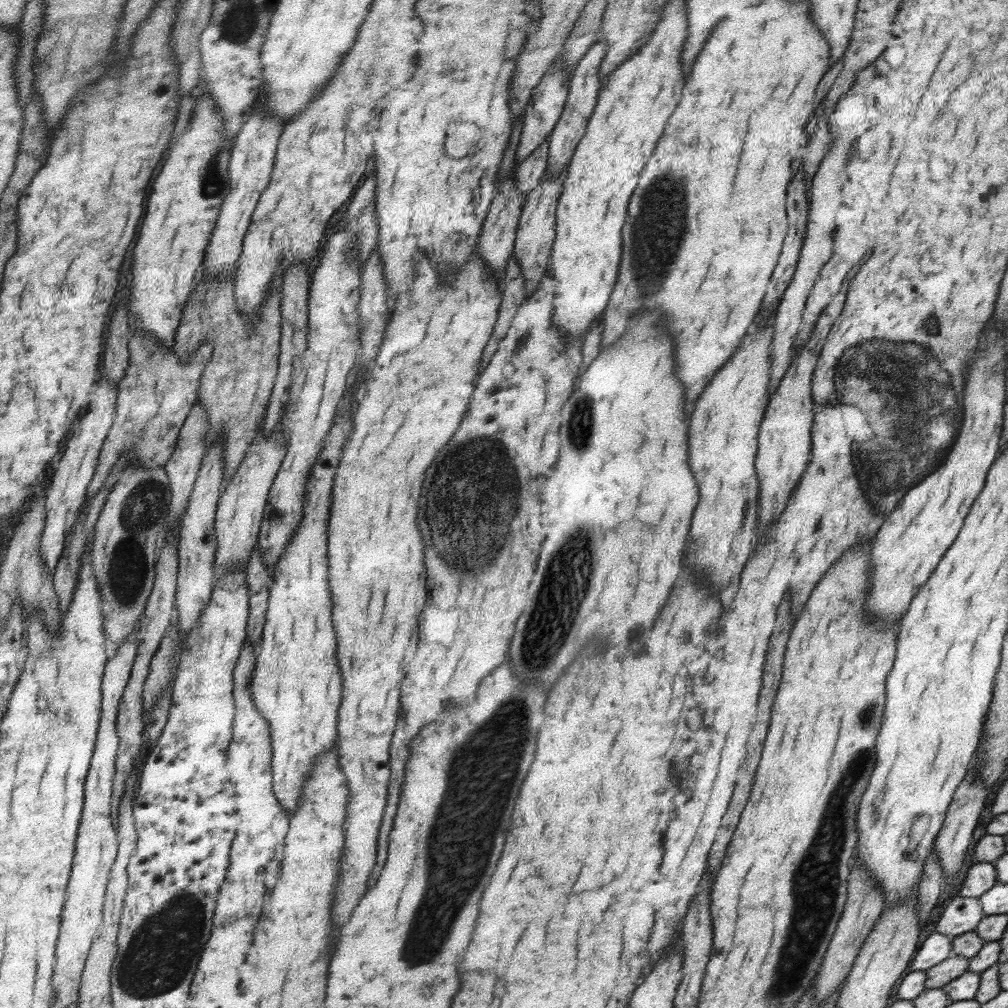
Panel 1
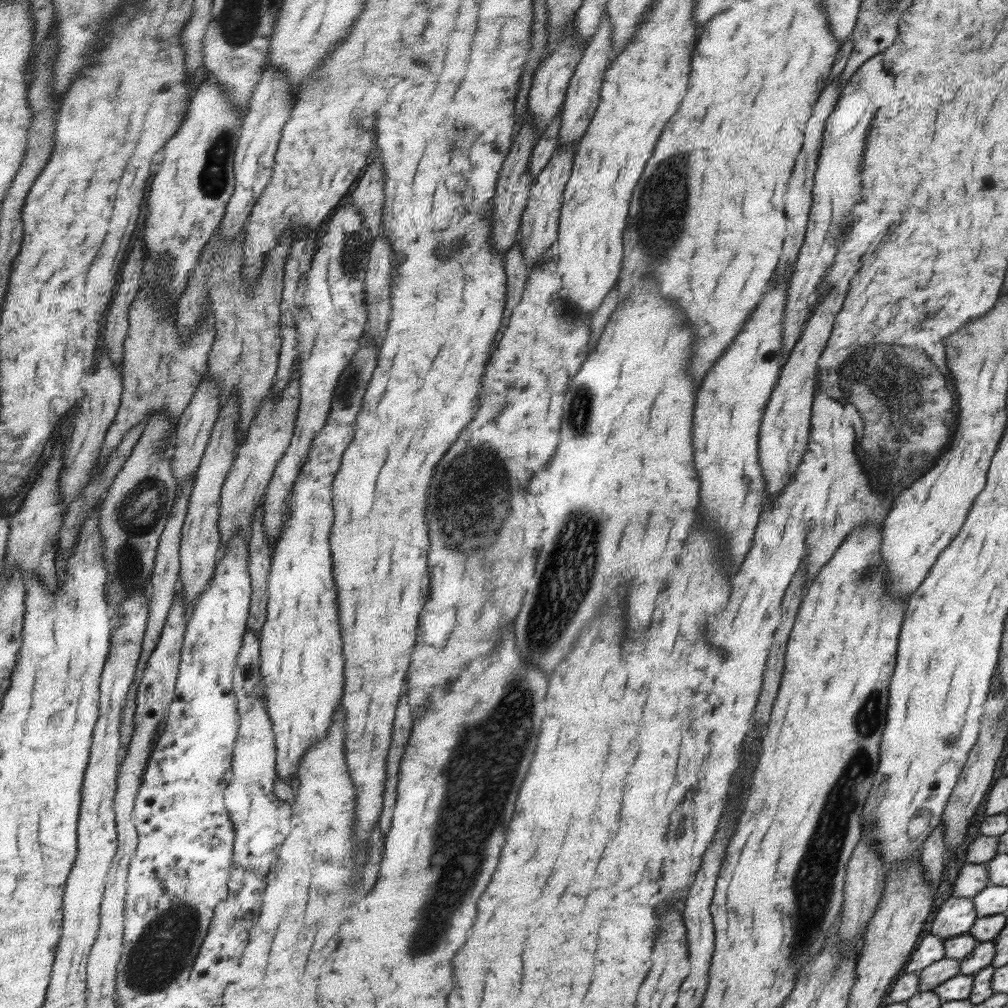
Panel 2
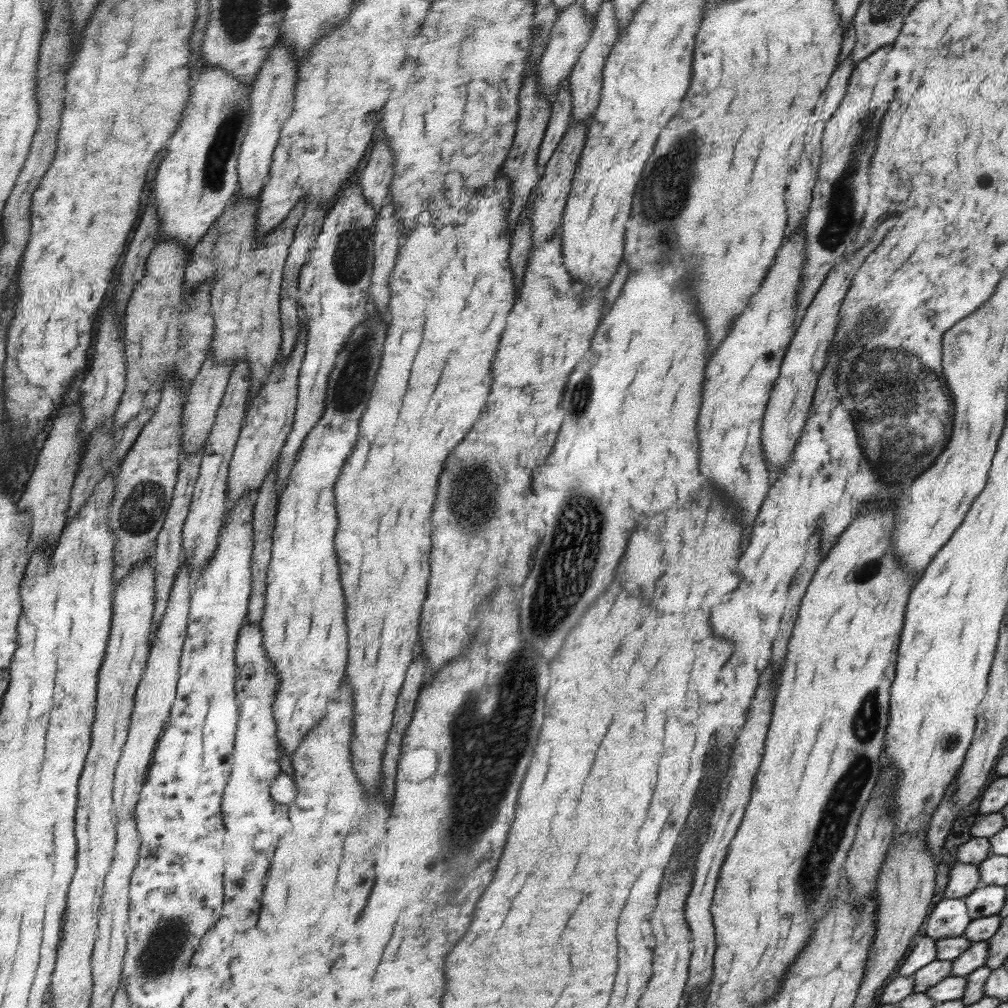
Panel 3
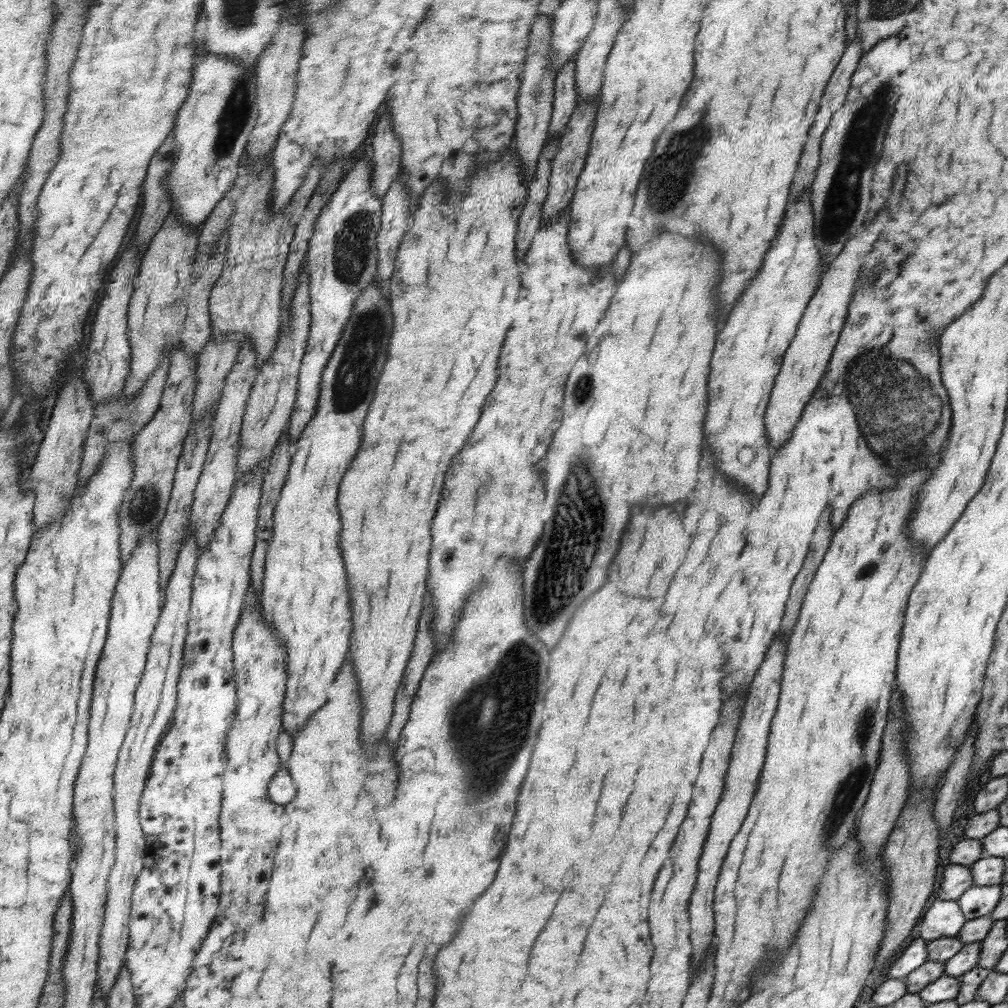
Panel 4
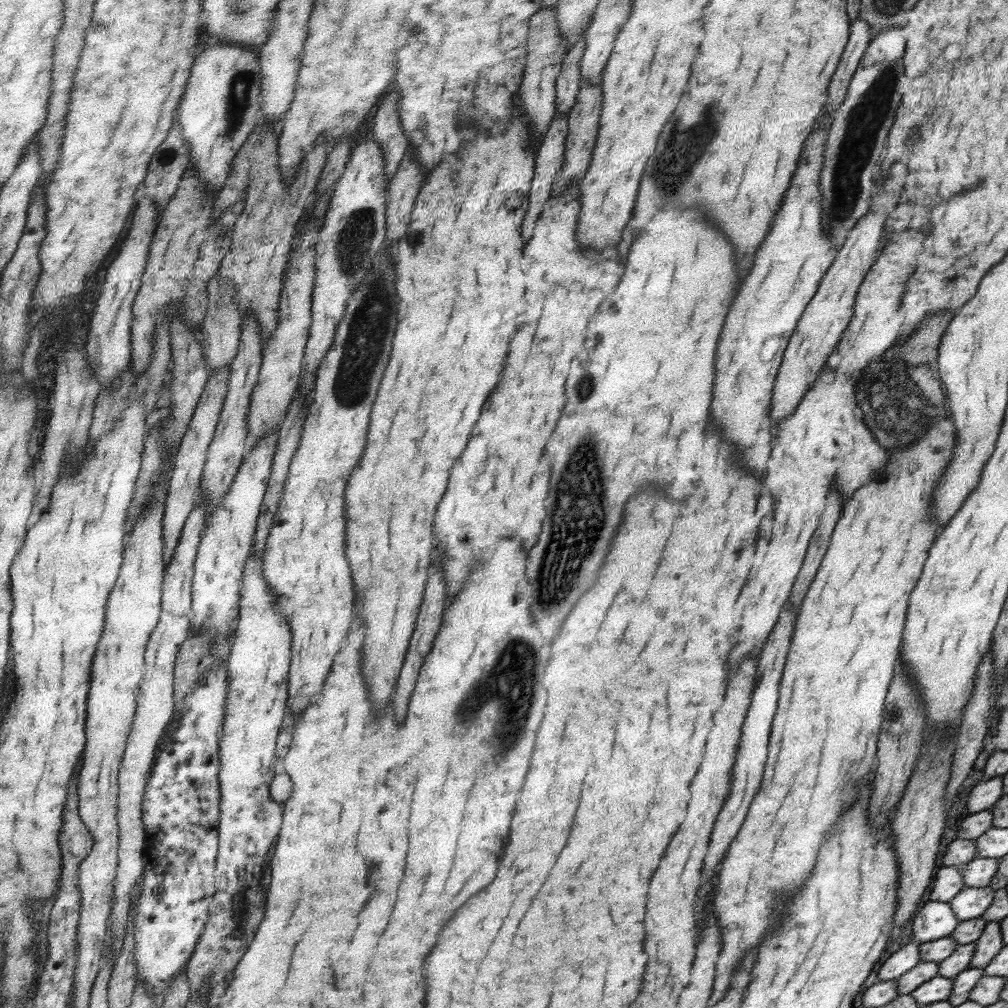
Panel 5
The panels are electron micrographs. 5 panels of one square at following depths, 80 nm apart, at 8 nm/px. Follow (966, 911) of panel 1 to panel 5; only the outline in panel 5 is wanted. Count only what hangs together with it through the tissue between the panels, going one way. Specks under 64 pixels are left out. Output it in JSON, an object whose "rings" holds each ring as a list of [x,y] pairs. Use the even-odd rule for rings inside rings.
{"rings":[[[926,901],[911,919],[912,936],[920,943],[950,937],[960,922],[952,912],[949,902],[940,901]]]}

